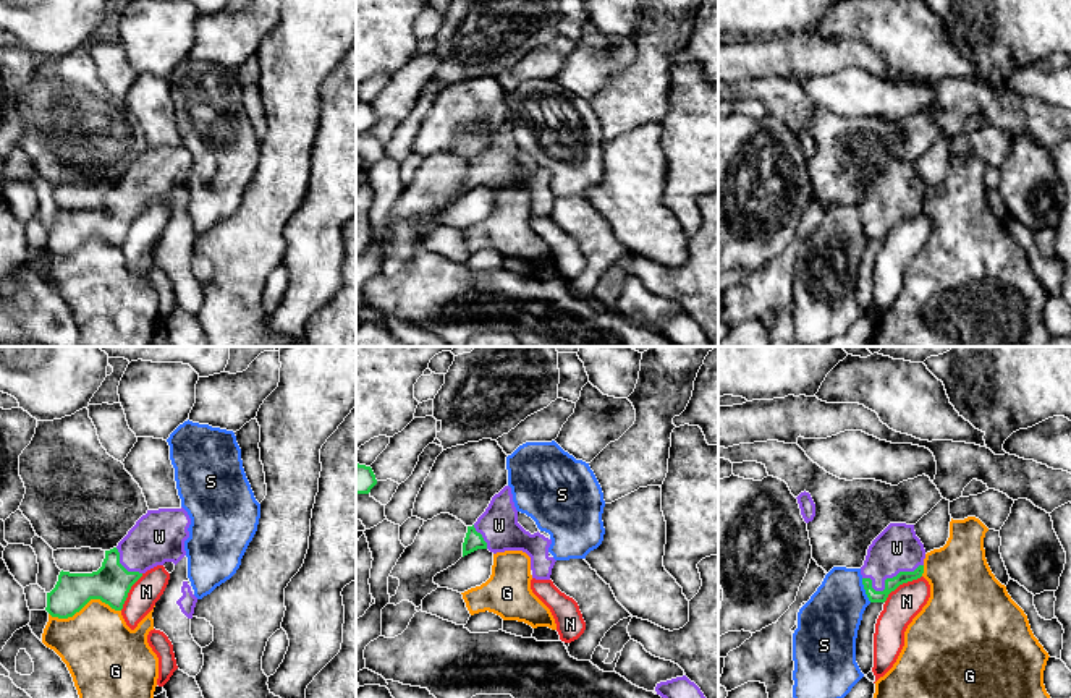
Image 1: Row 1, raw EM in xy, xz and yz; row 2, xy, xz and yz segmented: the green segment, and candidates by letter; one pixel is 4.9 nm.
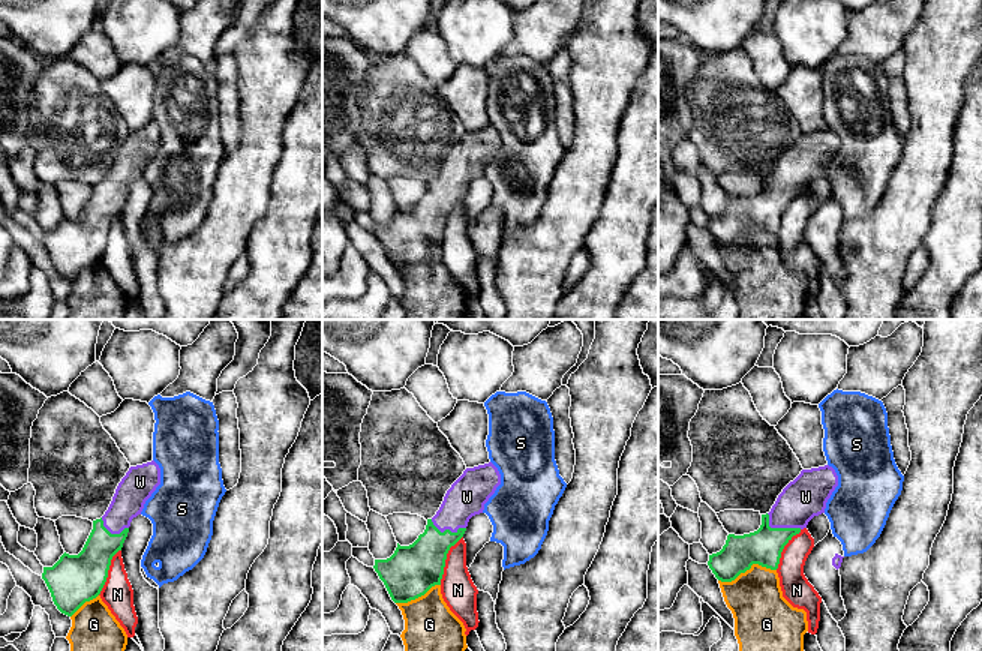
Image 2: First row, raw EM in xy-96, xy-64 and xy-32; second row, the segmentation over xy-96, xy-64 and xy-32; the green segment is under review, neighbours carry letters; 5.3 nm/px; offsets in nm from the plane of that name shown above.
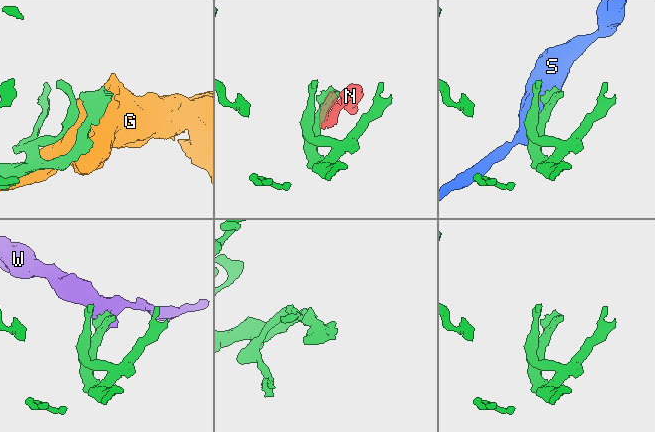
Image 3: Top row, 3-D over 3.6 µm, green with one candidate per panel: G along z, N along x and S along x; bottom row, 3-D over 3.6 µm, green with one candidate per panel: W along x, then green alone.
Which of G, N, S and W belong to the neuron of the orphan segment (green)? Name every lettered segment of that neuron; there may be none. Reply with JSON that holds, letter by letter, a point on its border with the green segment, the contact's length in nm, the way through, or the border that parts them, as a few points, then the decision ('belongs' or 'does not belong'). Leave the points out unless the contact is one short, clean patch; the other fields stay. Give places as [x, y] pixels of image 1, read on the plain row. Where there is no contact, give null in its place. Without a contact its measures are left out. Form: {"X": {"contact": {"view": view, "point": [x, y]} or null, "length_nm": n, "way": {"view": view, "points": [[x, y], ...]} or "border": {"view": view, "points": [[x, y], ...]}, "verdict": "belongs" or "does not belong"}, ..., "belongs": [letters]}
{"G": {"contact": {"view": "xy", "point": [84, 242]}, "length_nm": 360, "verdict": "does not belong"}, "N": {"contact": {"view": "yz", "point": [901, 221]}, "length_nm": 240, "border": {"view": "yz", "points": [[921, 212], [900, 221], [884, 238]]}, "verdict": "does not belong"}, "S": {"contact": {"view": "yz", "point": [864, 225]}, "length_nm": 130, "verdict": "does not belong"}, "W": {"contact": {"view": "yz", "point": [887, 216]}, "length_nm": 320, "way": {"view": "yz", "points": [[903, 214], [887, 216], [887, 203], [897, 185]]}, "verdict": "belongs"}, "belongs": ["W"]}

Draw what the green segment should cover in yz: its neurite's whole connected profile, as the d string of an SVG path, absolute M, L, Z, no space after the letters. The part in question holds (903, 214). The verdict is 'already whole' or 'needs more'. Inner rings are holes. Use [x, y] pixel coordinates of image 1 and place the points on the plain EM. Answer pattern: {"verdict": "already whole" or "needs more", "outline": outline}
{"verdict": "needs more", "outline": "M890 160L869 183L861 204L862 222L870 240L885 240L900 222L924 211L925 186L914 162Z"}

